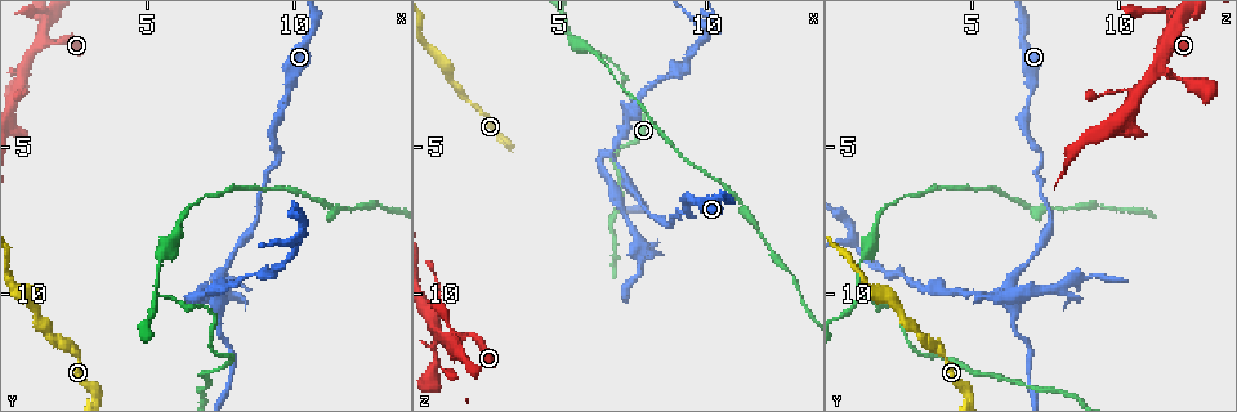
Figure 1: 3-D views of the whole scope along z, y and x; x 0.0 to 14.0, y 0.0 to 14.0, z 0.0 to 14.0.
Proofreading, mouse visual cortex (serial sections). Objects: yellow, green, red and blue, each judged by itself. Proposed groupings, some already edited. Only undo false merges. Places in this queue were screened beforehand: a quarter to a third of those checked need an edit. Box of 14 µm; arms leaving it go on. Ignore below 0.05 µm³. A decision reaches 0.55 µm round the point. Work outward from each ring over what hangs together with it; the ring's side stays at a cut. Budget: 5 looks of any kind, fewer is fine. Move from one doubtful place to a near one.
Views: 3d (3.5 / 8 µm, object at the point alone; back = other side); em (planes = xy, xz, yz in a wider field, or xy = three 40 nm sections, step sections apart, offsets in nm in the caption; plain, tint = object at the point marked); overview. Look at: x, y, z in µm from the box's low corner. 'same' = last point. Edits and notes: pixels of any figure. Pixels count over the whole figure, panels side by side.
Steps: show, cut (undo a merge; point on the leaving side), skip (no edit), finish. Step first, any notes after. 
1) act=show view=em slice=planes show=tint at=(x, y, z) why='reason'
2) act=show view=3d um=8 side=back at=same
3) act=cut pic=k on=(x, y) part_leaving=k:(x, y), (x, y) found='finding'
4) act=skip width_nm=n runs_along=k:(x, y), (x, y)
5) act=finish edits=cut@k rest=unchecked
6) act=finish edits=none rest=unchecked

act=show view=3d um=8 at=(9.5, 5.4, 7.4) why='abrupt turn'

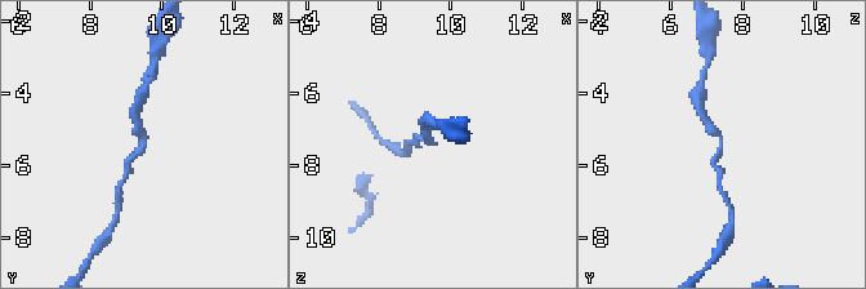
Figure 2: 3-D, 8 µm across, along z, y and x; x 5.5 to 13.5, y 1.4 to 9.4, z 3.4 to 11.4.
act=show view=3d um=3.5 at=(9.5, 5.5, 7.4)

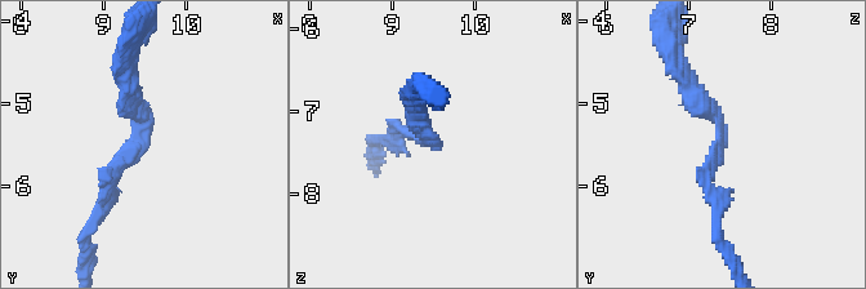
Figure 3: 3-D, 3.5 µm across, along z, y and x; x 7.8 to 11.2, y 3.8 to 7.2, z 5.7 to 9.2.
act=show view=em slice=xy step=3 show=tint at=(9.50, 5.45, 7.45) arm_widths_nm=150,200 why='shape alone is not enough'

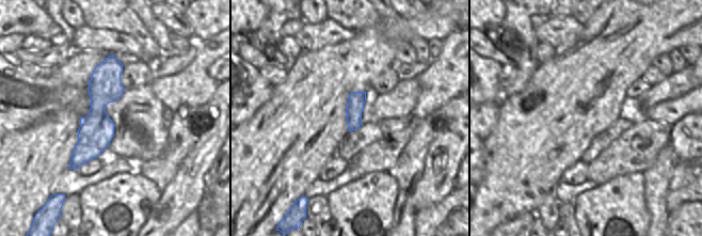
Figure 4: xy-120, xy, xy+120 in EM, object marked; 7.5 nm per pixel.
act=skip runs_along=4:(112, 58), (93, 140), (72, 166) found='one cell here'

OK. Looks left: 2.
act=show view=3d um=8 at=(7.3, 10.8, 2.5) why='abrupt turn'

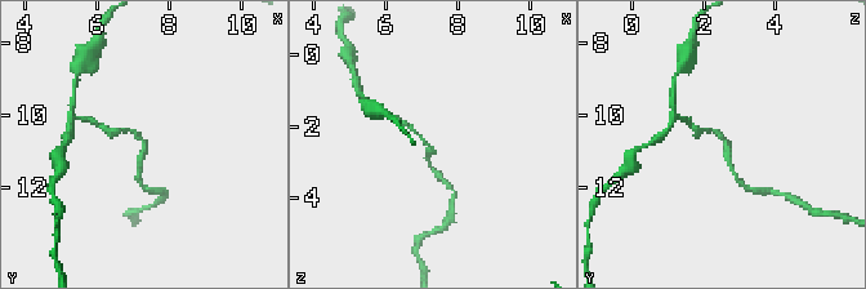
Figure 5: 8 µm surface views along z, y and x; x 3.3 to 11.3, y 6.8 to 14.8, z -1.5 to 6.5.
act=show view=em slice=xy step=5 show=tint at=(7.3, 10.8, 2.6)

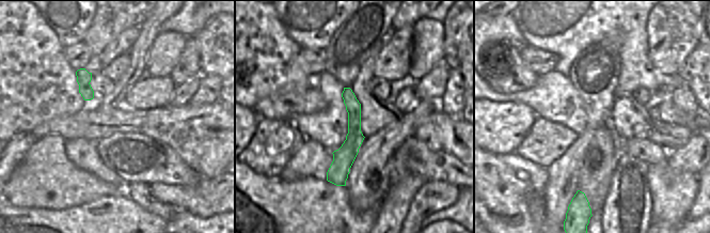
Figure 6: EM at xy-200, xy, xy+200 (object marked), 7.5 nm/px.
act=skip arm_widths_nm=150,150 found='all the same cell'

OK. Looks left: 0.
act=finish edits=none rest=unchecked

